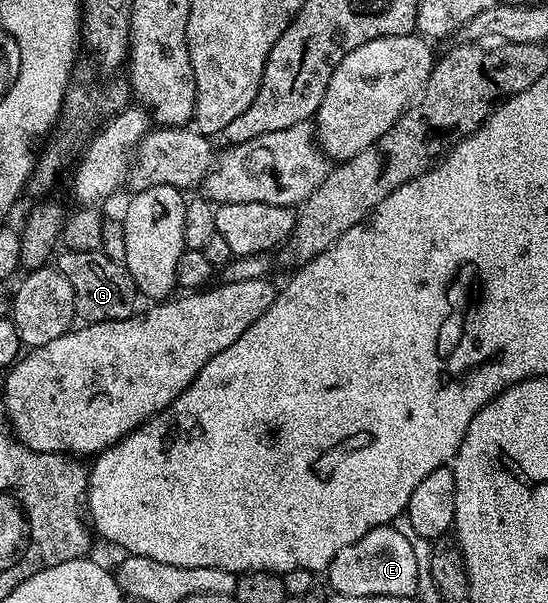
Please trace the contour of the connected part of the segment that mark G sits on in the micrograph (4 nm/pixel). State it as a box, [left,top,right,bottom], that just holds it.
[56,251,136,323]

